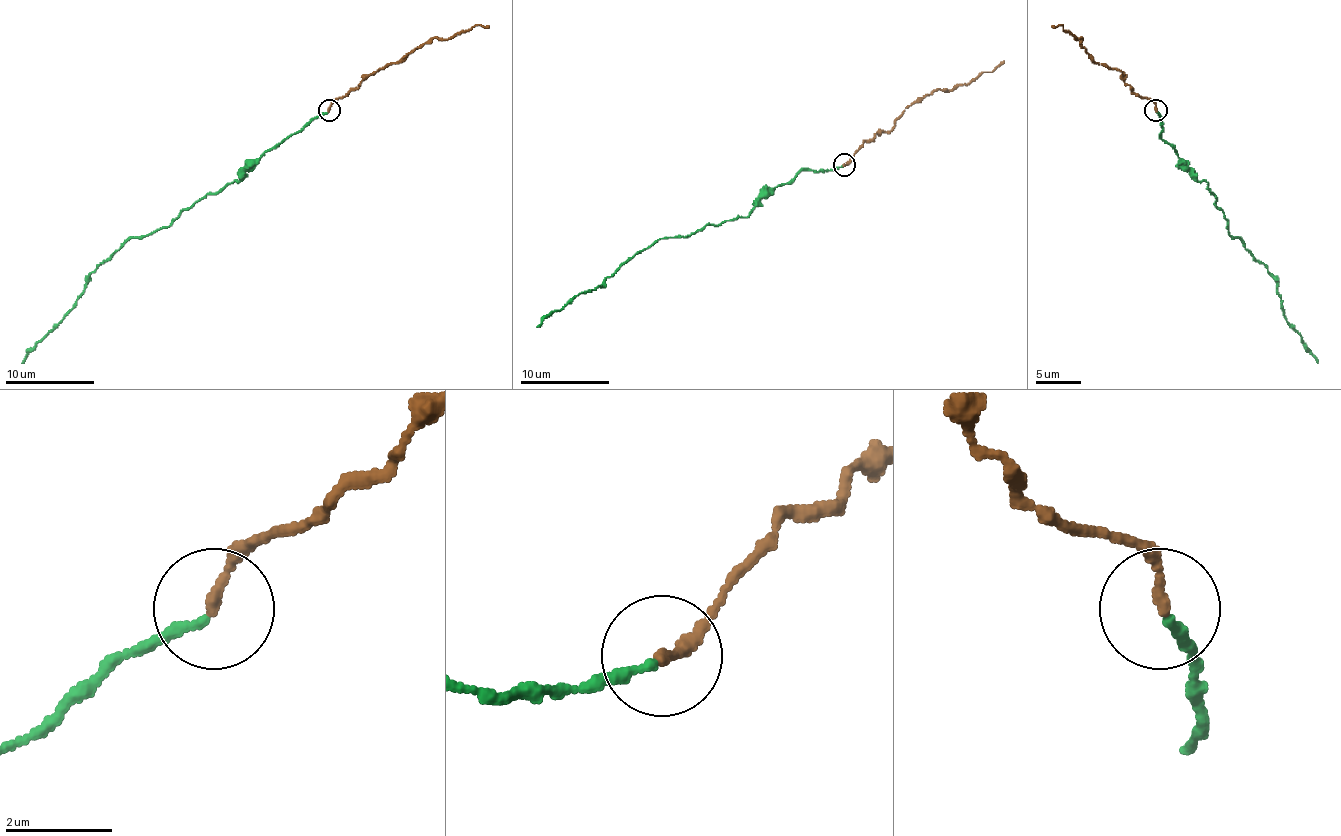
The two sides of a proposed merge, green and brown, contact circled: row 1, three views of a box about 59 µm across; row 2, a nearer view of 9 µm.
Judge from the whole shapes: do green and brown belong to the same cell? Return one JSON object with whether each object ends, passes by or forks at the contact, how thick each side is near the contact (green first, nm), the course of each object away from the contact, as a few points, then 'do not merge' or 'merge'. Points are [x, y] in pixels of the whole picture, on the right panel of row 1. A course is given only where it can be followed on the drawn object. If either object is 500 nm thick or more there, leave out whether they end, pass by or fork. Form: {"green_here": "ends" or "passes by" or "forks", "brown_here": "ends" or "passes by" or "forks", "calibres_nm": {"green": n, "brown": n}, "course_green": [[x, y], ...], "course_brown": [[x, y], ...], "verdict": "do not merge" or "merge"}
{"green_here": "ends", "brown_here": "ends", "calibres_nm": {"green": 180, "brown": 190}, "course_green": [[1157, 111], [1162, 138], [1200, 180], [1209, 182], [1229, 234], [1240, 238], [1271, 274], [1282, 314], [1318, 363]], "course_brown": [[1155, 111], [1117, 68], [1097, 64], [1081, 37], [1077, 39], [1063, 26], [1052, 28]], "verdict": "do not merge"}

